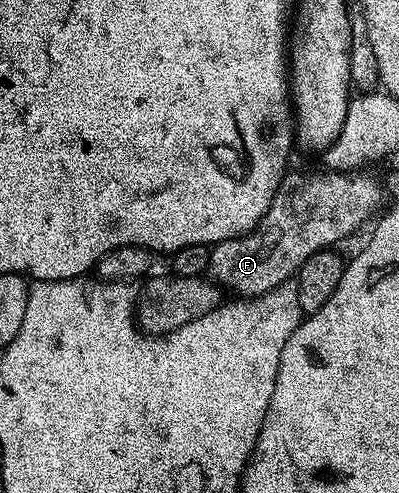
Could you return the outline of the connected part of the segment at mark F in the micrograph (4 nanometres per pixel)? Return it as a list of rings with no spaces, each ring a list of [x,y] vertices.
[[[321,170],[317,175],[285,174],[260,224],[237,239],[227,239],[211,248],[207,274],[221,288],[229,287],[240,297],[265,295],[293,278],[314,253],[340,245],[336,243],[354,234],[375,213],[380,193],[382,197],[380,179],[358,175],[362,173]]]

